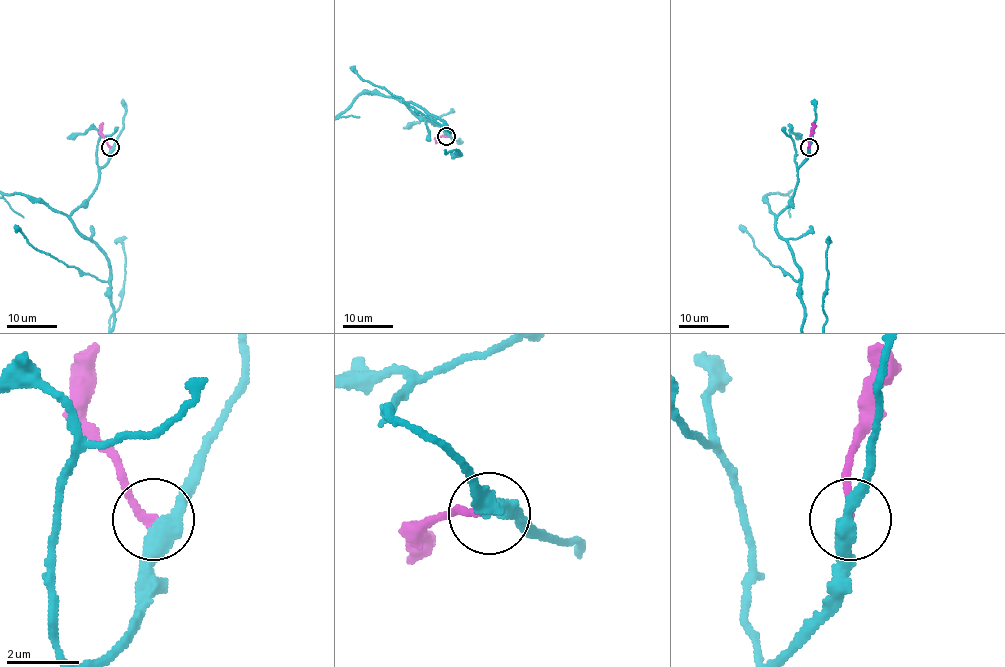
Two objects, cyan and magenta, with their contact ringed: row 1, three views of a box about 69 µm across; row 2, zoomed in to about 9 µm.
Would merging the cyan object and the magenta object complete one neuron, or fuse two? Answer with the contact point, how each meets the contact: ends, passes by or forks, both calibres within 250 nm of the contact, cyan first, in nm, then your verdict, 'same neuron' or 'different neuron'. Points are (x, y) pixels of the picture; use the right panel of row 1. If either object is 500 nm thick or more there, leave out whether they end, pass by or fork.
at (809, 147); cyan passes by; magenta ends there; 440 nm thick on the cyan side, 200 nm on the other; same neuron

